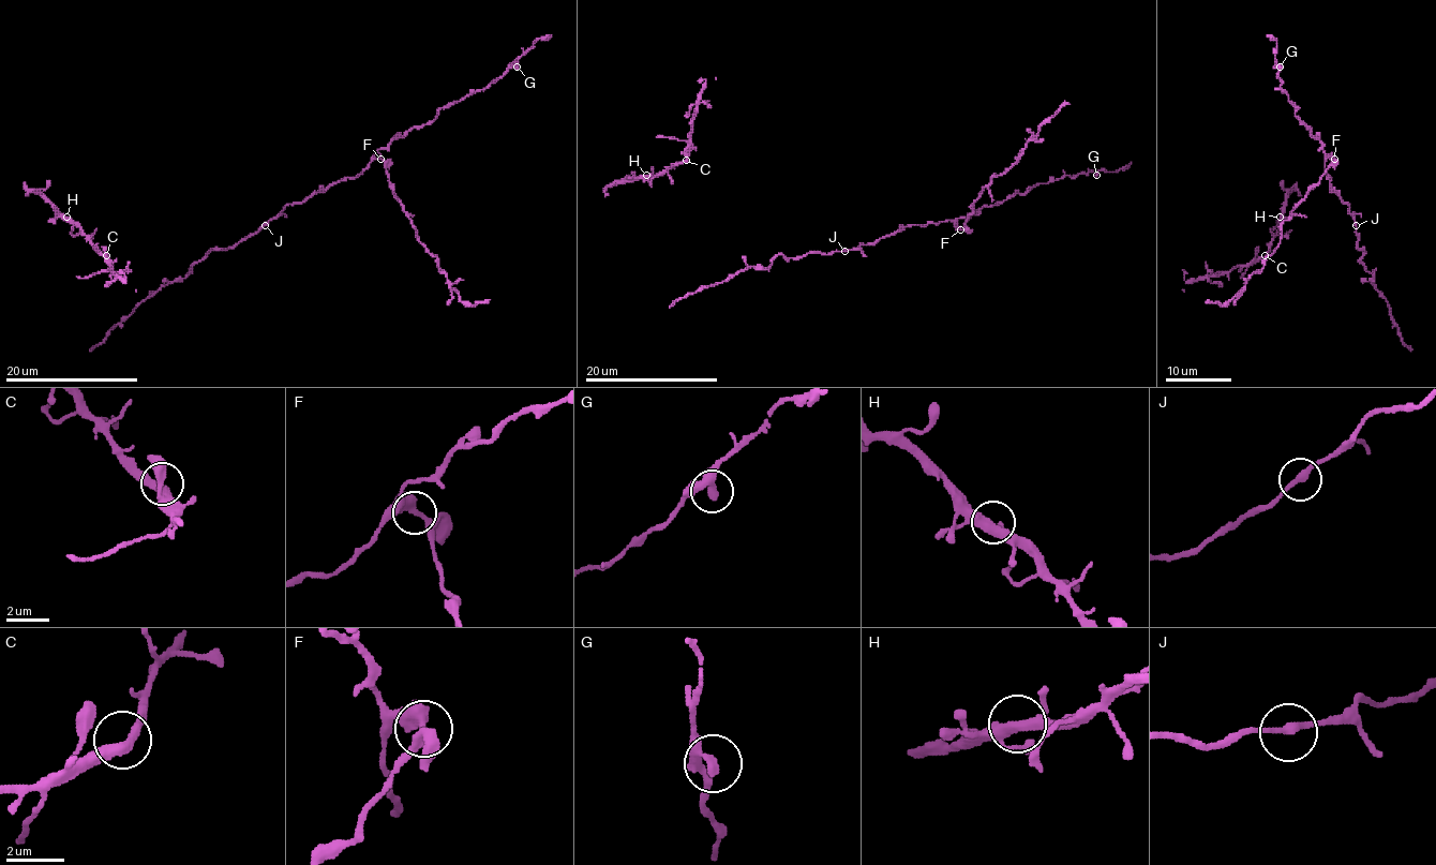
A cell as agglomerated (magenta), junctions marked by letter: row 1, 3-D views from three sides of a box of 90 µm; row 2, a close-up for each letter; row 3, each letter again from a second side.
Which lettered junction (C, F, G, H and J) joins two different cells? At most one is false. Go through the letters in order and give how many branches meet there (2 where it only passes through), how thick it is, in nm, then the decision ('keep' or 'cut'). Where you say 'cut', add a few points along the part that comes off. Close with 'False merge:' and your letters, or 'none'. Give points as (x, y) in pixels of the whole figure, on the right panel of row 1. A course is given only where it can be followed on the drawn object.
C: 2 | 380 nm | keep
F: 2 | 400 nm | cut | (1334, 159), (1283, 222), (1279, 247), (1265, 265), (1251, 277), (1233, 298), (1222, 304), (1209, 299)
G: 2 | 300 nm | keep
H: 3 | 360 nm | keep
J: 2 | 260 nm | keep
False merge: F

